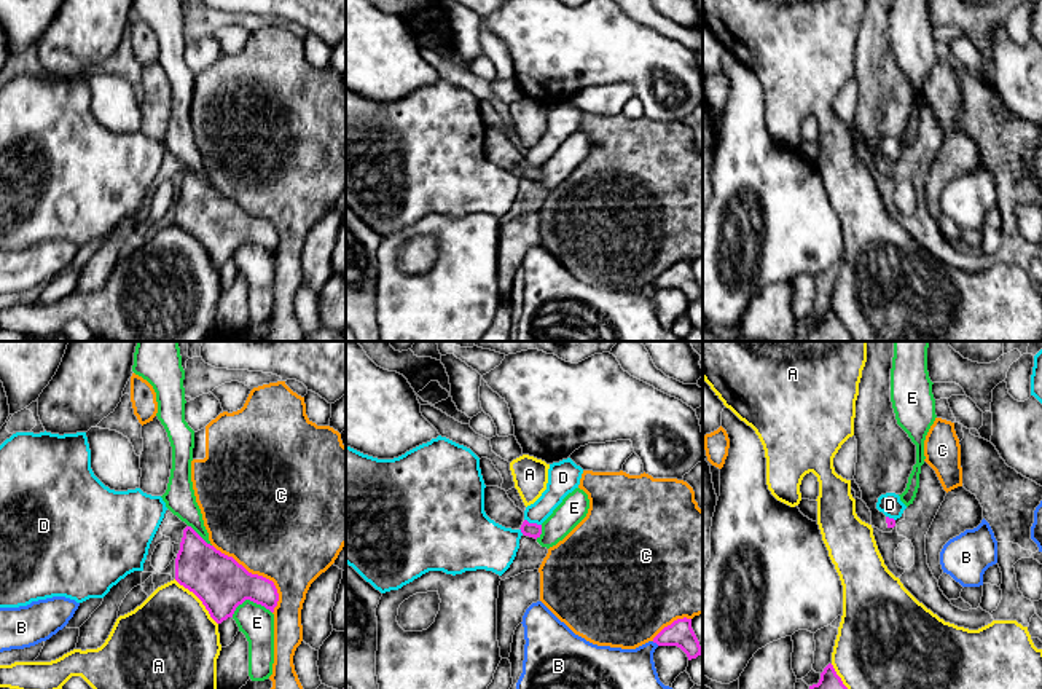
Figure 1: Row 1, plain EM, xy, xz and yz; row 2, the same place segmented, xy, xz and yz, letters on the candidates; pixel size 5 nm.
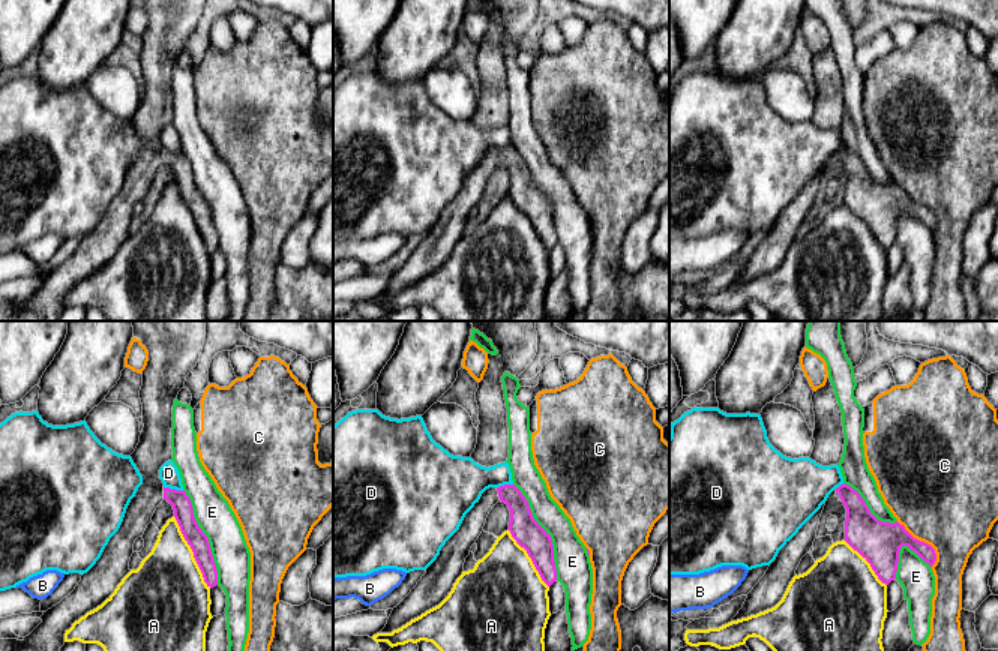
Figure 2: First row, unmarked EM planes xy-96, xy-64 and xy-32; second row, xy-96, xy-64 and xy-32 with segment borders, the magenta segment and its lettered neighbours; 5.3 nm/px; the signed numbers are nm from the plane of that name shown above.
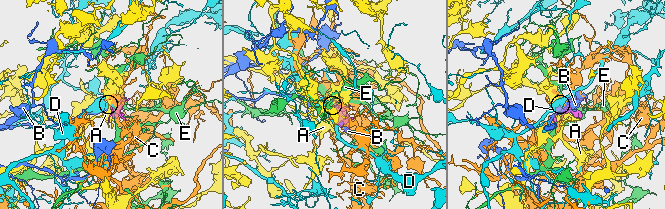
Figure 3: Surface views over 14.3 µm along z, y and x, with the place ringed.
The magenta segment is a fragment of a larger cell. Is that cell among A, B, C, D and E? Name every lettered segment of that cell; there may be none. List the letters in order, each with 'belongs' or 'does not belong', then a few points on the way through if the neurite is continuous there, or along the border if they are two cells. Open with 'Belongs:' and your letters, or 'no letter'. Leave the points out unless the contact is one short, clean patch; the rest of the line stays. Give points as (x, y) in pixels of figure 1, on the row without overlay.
Belongs: no letter
A: does not belong
B: does not belong
C: does not belong
D: does not belong; border xz (524, 161), (540, 168)
E: does not belong

